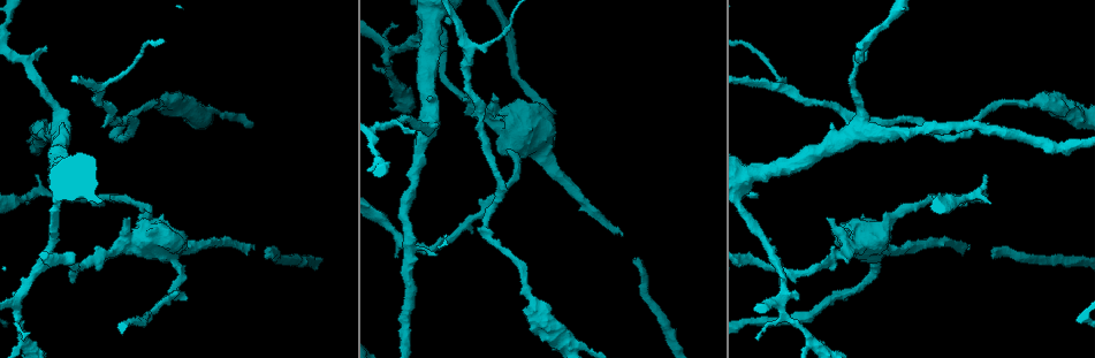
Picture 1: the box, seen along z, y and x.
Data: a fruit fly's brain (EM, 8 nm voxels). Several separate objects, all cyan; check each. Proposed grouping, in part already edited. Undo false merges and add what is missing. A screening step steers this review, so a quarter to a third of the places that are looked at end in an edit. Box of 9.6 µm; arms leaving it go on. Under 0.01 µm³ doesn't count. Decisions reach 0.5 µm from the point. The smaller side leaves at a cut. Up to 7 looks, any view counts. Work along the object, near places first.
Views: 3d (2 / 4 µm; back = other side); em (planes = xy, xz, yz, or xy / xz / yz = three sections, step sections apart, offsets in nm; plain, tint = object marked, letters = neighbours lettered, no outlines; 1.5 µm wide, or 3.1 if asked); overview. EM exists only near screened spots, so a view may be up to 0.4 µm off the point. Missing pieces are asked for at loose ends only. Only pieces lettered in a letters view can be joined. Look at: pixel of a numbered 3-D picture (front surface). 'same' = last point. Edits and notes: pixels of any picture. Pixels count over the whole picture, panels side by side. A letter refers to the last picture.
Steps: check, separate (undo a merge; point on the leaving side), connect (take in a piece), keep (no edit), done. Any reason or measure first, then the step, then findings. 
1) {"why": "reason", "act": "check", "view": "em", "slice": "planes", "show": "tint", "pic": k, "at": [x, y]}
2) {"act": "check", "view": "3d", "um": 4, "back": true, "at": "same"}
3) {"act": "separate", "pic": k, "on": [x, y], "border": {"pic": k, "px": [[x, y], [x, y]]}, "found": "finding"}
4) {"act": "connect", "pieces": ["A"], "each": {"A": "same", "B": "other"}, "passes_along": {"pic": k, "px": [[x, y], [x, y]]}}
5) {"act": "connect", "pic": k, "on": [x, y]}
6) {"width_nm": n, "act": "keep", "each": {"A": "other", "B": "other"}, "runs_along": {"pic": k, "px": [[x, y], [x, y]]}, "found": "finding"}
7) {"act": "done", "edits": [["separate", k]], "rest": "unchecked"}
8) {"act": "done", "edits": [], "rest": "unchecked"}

{"why": "thick turns thin", "act": "check", "view": "3d", "um": 4, "pic": 1, "at": [750, 174]}

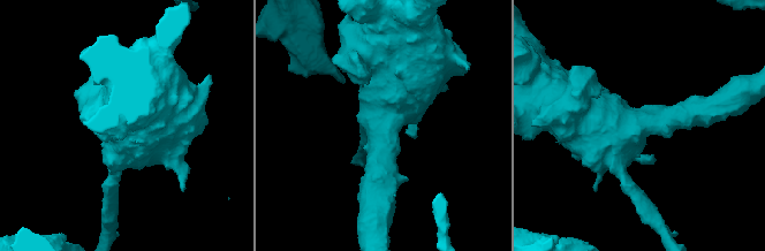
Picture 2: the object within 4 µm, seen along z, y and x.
{"why": "now the EM", "act": "check", "view": "em", "slice": "planes", "show": "tint", "pic": 2, "at": [386, 124]}

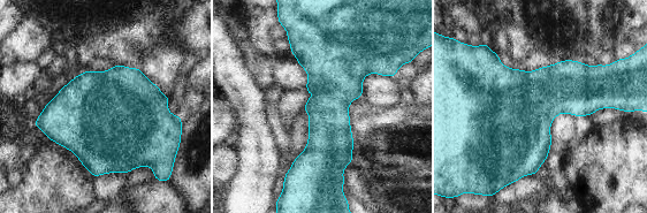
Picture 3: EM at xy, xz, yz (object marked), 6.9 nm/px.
{"why": "see the neighbours", "act": "check", "view": "em", "slice": "planes", "show": "letters", "at": "same"}

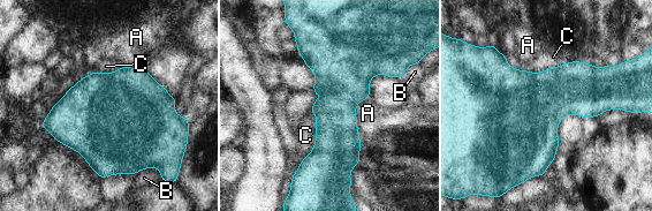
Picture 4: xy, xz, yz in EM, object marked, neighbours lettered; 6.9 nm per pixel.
{"width_nm": 480, "act": "keep", "each": {"A": "other", "B": "other", "C": "other"}, "border": {"pic": 4, "px": [[606, 65], [567, 61], [527, 70]]}, "found": "one neuron here"}

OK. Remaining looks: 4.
{"why": "calibre changes", "act": "check", "view": "em", "slice": "xz", "step": 4, "show": "tint", "pic": 1, "at": [888, 19]}

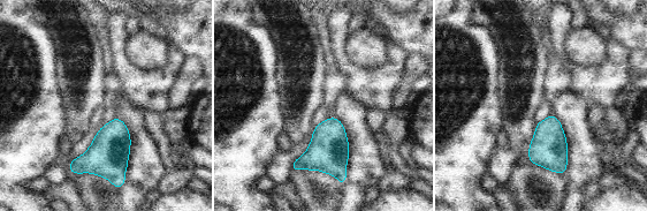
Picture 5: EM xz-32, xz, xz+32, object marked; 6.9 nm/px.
{"why": "another direction", "act": "check", "view": "em", "slice": "planes", "show": "letters", "at": "same"}

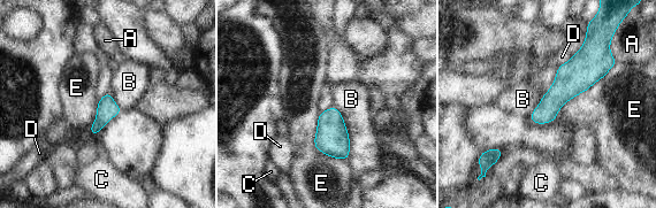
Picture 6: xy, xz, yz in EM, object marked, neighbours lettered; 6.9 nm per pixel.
{"act": "keep", "each": {"A": "other", "B": "other", "C": "other", "D": "other", "E": "other"}, "runs_along": {"pic": 6, "px": [[607, 66], [588, 66], [533, 117]]}, "found": "one neuron here"}

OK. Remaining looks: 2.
{"act": "done", "edits": [], "rest": "unchecked"}

